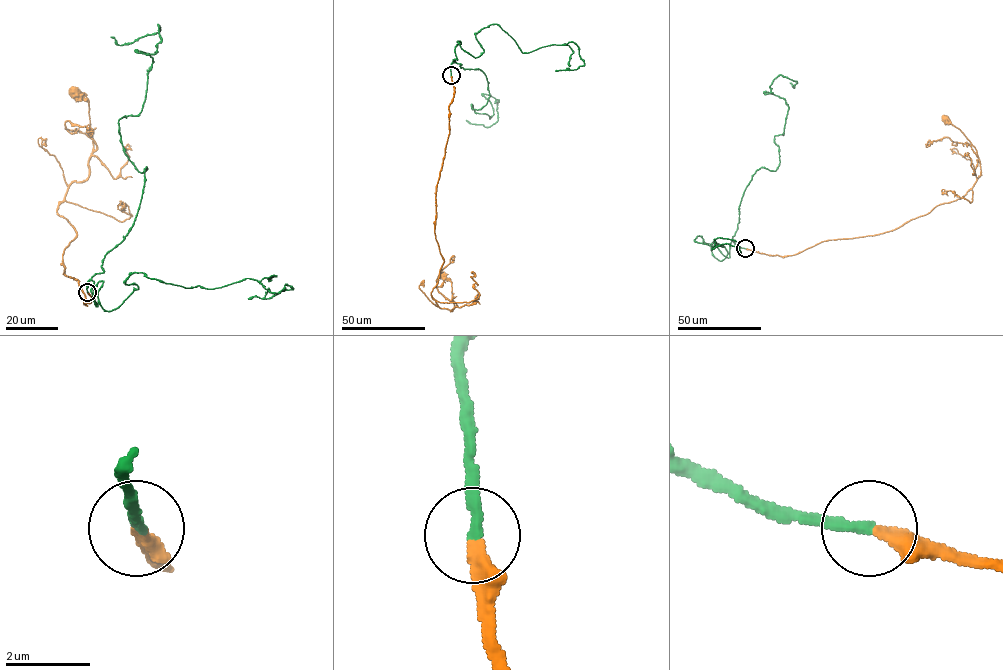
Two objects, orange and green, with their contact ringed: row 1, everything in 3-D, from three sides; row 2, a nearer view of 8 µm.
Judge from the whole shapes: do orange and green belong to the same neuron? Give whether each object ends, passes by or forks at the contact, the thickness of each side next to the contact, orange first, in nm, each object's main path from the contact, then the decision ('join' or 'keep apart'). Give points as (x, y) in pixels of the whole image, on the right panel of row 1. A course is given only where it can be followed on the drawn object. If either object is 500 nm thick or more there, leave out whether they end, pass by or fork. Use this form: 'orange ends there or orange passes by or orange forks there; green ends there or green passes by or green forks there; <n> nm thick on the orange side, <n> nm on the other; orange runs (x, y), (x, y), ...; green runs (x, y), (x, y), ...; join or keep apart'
orange ends there; green ends there; 320 nm thick on the orange side, 240 nm on the other; orange runs (745, 248), (794, 255), (829, 239), (894, 230), (962, 197), (980, 175), (980, 162), (975, 147), (945, 119); green runs (745, 248), (732, 239), (741, 199), (779, 166), (788, 108), (764, 92), (790, 83); join

